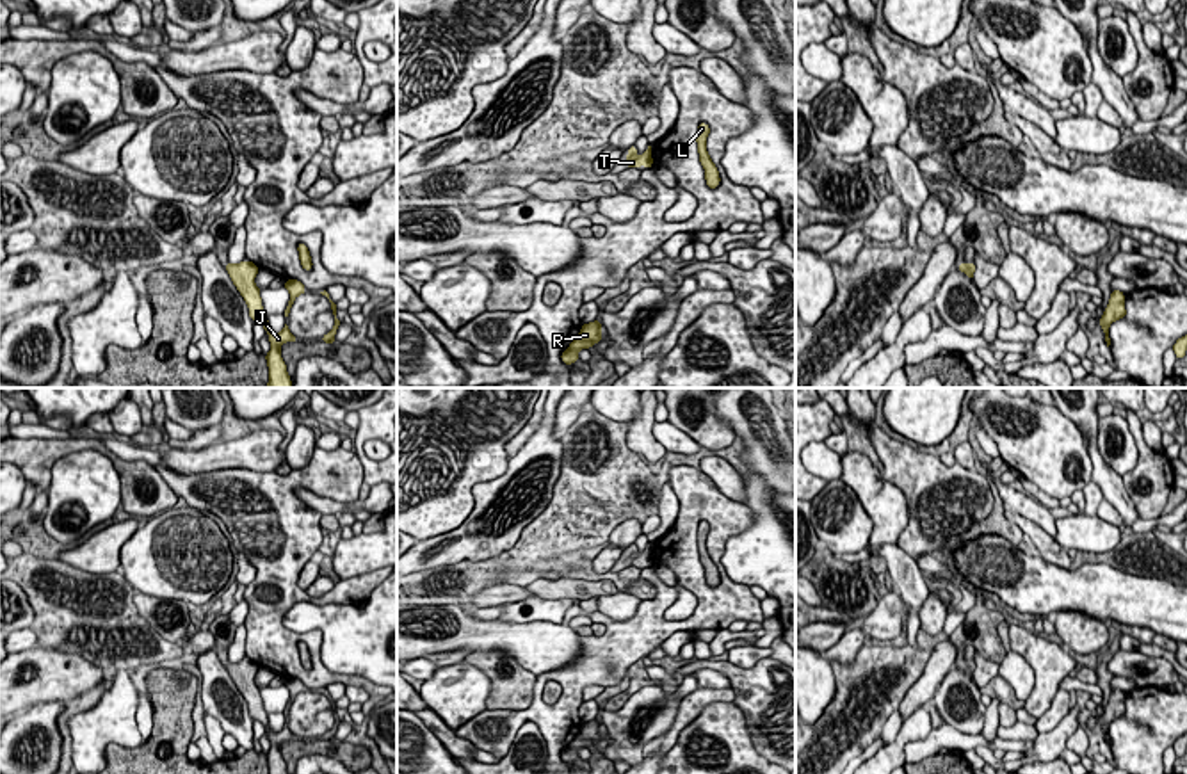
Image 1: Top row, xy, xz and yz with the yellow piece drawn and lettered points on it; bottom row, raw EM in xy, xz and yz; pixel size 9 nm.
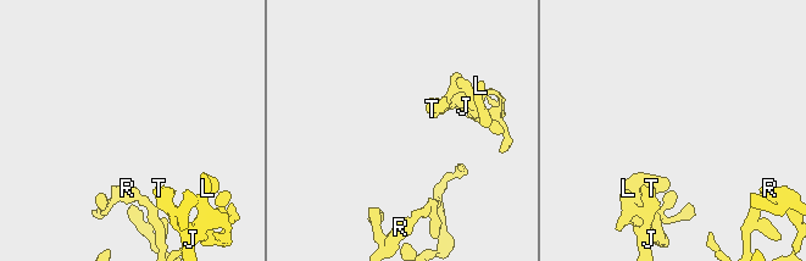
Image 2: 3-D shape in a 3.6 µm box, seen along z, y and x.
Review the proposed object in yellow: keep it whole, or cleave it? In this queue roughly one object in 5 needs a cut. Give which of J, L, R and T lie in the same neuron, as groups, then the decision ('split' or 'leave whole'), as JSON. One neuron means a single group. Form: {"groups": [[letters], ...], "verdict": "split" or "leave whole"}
{"groups": [["J", "L", "R", "T"]], "verdict": "leave whole"}

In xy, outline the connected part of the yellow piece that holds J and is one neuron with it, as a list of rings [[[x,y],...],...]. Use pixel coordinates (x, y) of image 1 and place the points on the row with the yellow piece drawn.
[[[230,262],[224,269],[247,302],[249,317],[253,318],[253,322],[260,322],[269,335],[271,351],[265,354],[269,367],[267,388],[292,388],[292,381],[281,358],[279,347],[287,342],[297,342],[297,338],[290,333],[287,324],[278,335],[269,331],[269,320],[262,306],[260,288],[254,285],[258,267],[253,262]]]

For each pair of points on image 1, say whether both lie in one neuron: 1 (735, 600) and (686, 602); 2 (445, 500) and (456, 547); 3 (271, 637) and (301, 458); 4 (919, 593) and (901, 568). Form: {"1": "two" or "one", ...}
{"1": "two", "2": "two", "3": "two", "4": "one"}

